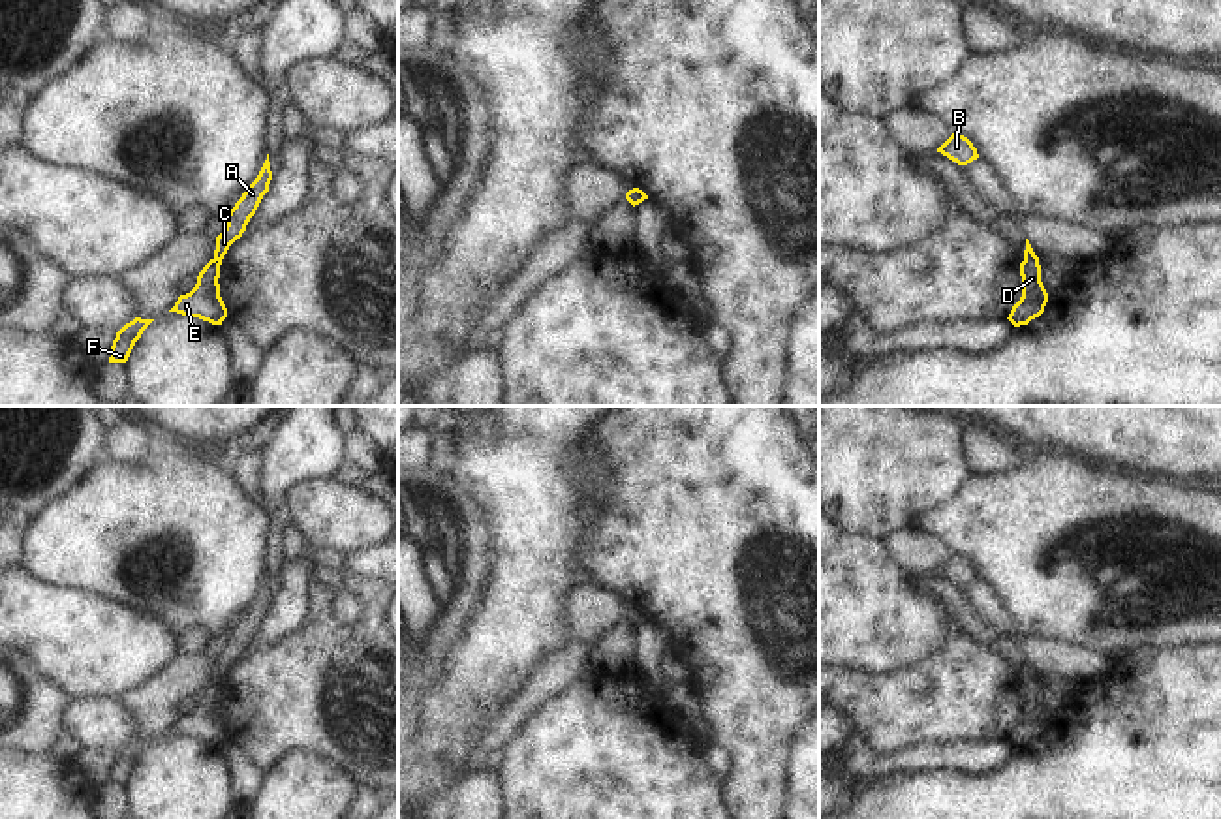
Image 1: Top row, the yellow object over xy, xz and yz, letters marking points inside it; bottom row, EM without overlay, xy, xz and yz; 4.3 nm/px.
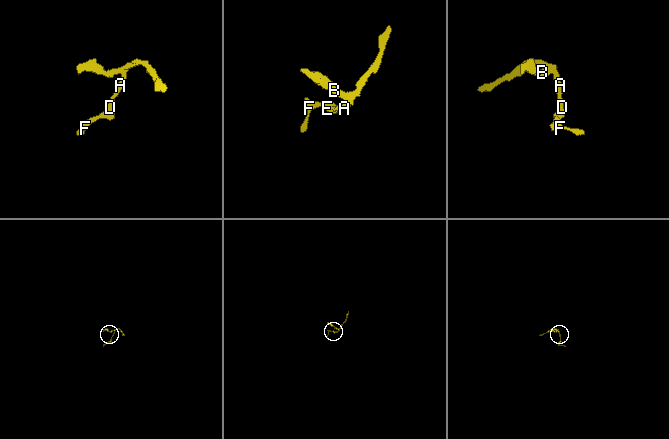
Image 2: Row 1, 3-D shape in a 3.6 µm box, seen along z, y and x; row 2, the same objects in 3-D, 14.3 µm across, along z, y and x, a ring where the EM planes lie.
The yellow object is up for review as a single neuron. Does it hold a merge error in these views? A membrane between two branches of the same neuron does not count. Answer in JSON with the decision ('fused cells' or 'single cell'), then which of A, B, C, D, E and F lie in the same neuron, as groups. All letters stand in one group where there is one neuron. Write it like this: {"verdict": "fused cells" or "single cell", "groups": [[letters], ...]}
{"verdict": "single cell", "groups": [["A", "B", "C", "D", "E", "F"]]}

